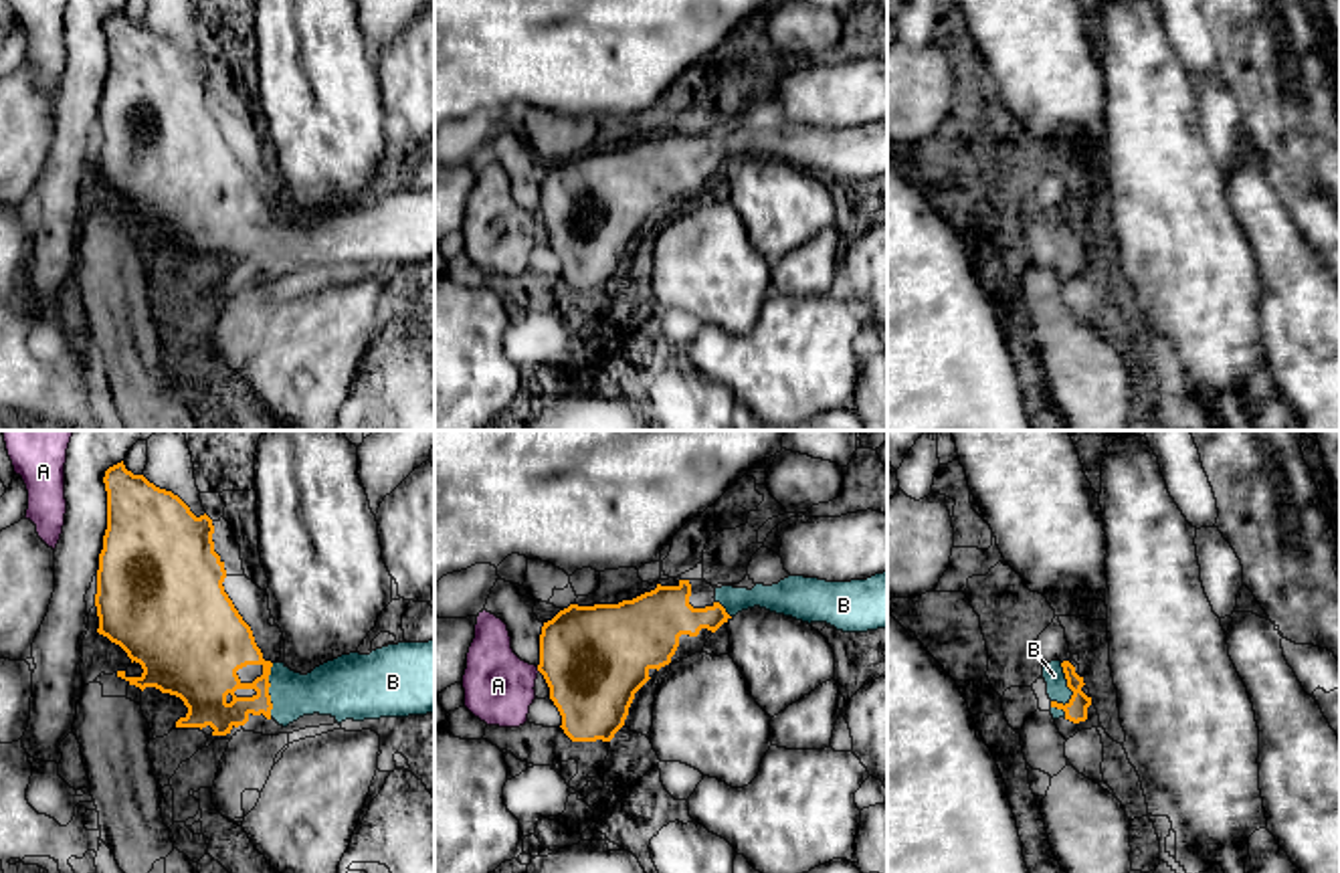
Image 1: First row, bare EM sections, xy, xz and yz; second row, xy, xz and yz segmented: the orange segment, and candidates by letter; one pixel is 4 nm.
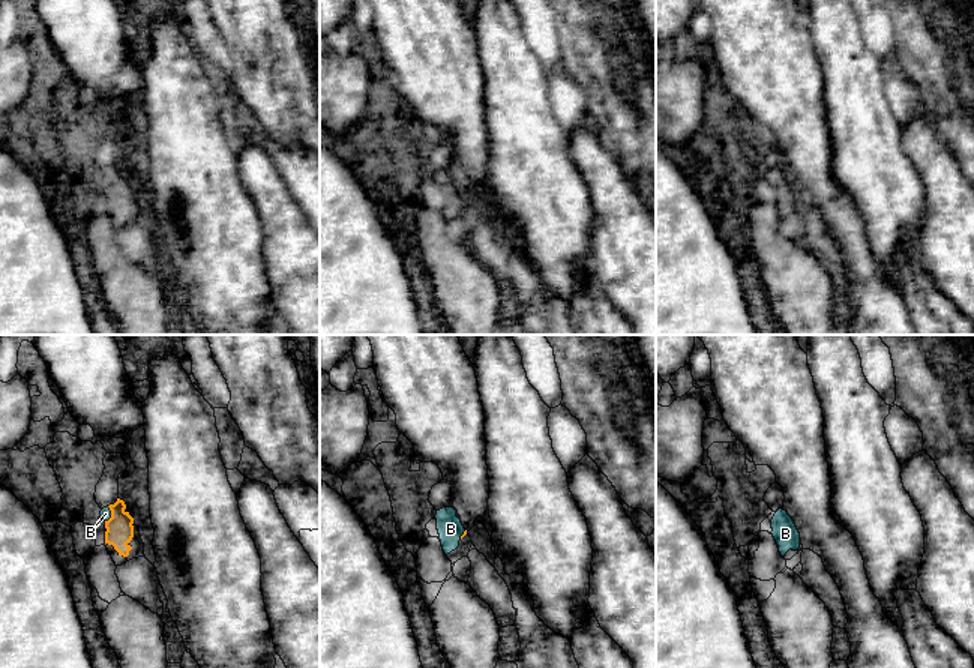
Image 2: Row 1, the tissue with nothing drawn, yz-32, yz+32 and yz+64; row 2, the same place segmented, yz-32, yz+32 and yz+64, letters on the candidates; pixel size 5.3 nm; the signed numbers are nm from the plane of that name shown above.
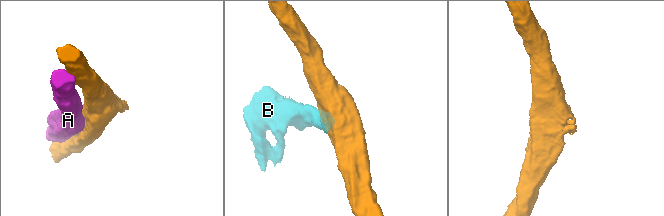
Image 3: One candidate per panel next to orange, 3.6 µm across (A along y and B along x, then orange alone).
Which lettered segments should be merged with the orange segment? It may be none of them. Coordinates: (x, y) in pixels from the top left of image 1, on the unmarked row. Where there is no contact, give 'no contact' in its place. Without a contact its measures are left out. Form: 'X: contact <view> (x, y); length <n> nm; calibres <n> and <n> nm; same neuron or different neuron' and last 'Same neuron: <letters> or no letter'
A: contact xz (538, 217); length 30 nm; calibres 420 and 280 nm; different neuron
B: contact yz (1070, 235); length 220 nm; calibres 90 and 90 nm; same neuron
Same neuron: B

